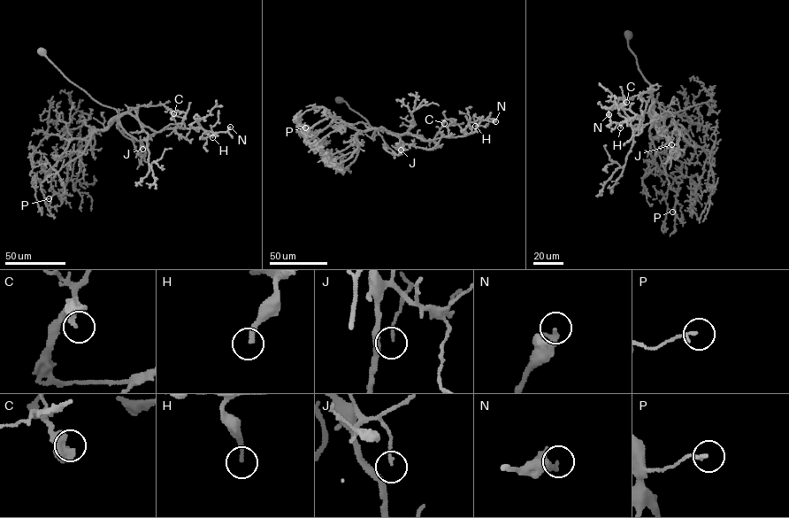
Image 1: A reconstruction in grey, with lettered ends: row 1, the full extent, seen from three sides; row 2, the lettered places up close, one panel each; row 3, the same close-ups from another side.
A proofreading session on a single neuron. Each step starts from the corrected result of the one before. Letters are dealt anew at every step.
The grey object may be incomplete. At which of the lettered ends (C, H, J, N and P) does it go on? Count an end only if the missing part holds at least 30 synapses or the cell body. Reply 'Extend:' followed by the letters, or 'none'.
Extend: C, H

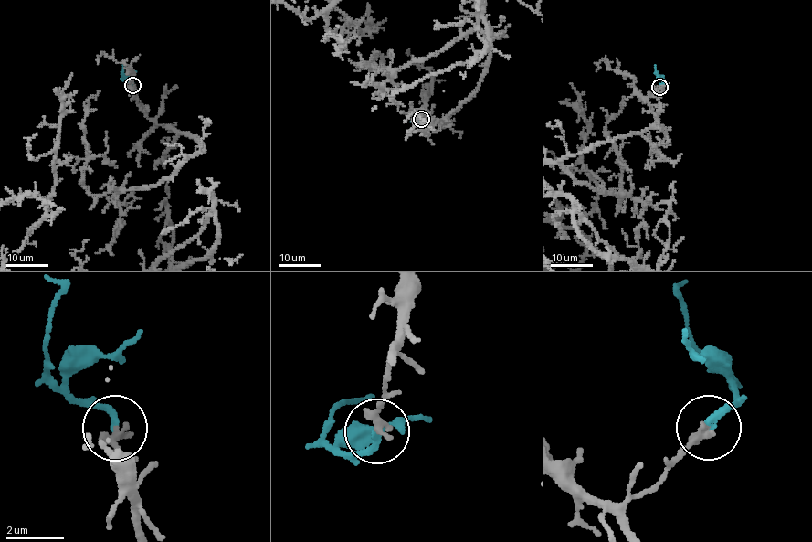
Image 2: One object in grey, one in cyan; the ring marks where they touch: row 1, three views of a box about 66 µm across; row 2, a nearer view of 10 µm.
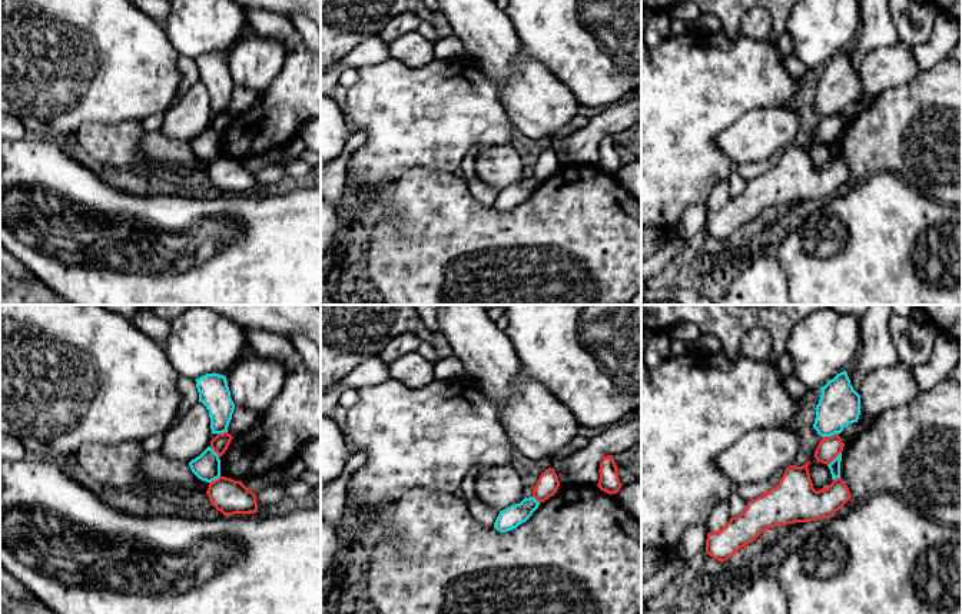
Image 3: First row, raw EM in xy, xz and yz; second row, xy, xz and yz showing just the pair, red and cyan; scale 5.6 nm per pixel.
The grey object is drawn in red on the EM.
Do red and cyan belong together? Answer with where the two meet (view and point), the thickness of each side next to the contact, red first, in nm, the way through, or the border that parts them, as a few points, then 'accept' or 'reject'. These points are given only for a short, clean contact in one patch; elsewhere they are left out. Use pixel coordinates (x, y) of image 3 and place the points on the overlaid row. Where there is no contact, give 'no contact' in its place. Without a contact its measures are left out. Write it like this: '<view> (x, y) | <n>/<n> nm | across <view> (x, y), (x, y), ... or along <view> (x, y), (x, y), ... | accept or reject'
yz (832, 435) | 120/240 nm | along yz (838, 432), (823, 438) | reject

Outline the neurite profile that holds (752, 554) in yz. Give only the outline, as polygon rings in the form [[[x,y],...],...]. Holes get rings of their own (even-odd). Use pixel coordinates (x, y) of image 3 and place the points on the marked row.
[[[802,522],[779,525],[763,531],[753,542],[740,548],[727,561],[717,561],[709,554],[704,554],[696,568],[707,583],[719,580],[723,574],[739,568],[756,567],[762,564],[763,558],[773,552],[789,534],[789,531]]]

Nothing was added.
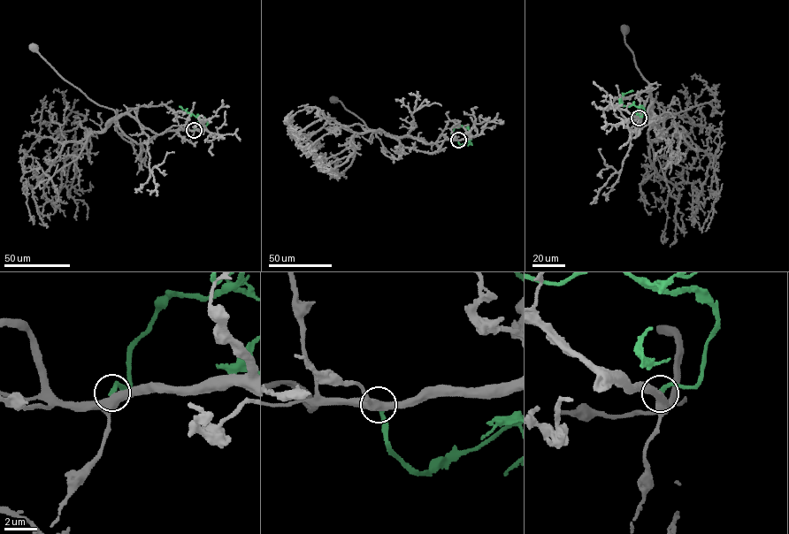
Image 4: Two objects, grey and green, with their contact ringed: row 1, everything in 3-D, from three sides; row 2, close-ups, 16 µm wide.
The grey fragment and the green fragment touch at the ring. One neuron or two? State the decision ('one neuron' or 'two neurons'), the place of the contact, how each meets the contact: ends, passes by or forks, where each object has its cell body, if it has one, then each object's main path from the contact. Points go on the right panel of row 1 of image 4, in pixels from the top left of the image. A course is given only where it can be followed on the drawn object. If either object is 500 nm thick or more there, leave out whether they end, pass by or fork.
two neurons; place (639, 118); grey passes by; green ends; soma grey (624, 29); soma green none; course grey (639, 118), (639, 111), (647, 114), (653, 123), (647, 116), (651, 87), (625, 42), (625, 28); course green (639, 118), (642, 116), (644, 110), (641, 107), (621, 103), (623, 95), (632, 90)

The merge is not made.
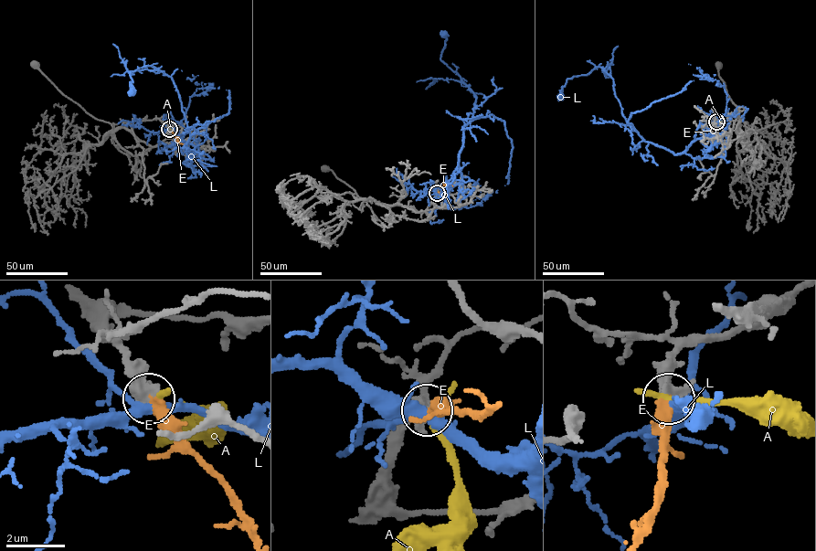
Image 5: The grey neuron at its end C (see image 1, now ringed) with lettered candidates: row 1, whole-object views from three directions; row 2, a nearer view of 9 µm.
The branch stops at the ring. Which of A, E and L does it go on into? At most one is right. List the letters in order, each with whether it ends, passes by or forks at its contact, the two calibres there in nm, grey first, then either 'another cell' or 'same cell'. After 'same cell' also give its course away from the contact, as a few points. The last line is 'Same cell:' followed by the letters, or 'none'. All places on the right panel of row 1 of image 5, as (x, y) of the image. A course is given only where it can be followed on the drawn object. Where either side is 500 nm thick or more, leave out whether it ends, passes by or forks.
A: it ends; calibres 320 and 260 nm; another cell
E: calibres 500 and 320 nm; same cell; course (716, 121), (715, 129), (705, 132), (706, 138)
L: it forks; calibres 480 and 360 nm; another cell
Same cell: E

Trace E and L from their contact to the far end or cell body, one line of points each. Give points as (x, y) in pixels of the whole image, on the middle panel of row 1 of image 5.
E: (437, 193), (444, 183), (452, 185)
L: (437, 193), (441, 194), (461, 179), (459, 154), (476, 98), (457, 73), (440, 59), (447, 39), (443, 34)

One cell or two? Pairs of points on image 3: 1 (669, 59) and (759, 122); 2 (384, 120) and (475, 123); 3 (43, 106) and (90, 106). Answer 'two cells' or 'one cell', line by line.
1: two cells
2: one cell
3: one cell

